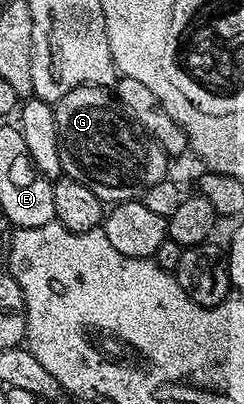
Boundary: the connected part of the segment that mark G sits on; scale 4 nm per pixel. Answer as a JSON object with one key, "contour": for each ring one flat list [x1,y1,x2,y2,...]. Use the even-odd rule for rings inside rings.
{"contour":[[80,85,55,102,55,123,59,135,59,159,64,176,83,183,102,203,138,200,146,191,167,177,170,158,152,136,146,135,123,112,116,96,103,85]]}

